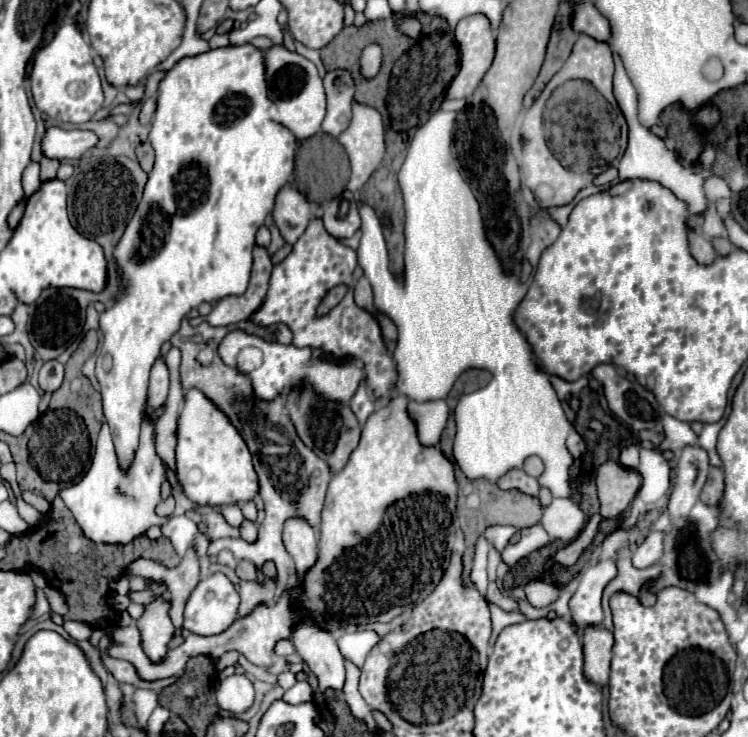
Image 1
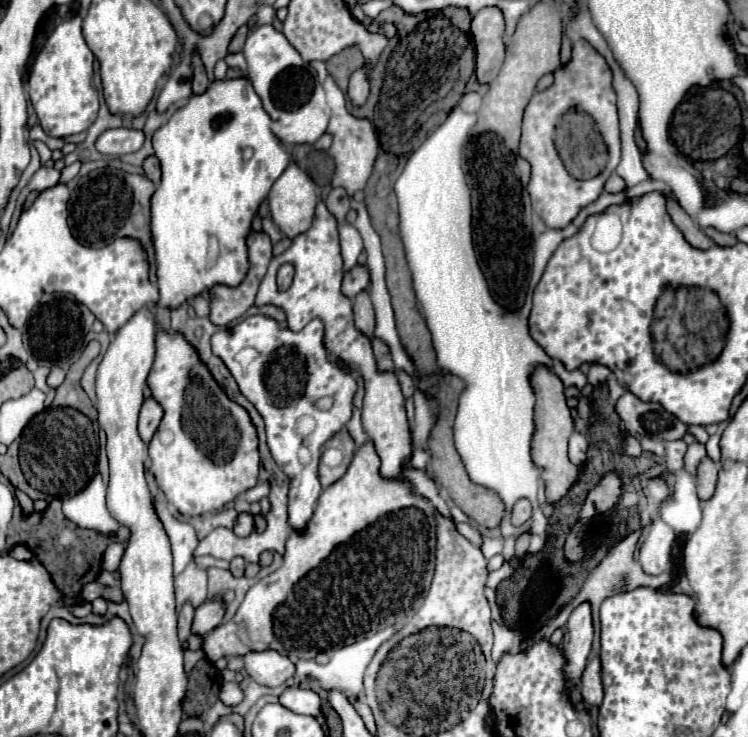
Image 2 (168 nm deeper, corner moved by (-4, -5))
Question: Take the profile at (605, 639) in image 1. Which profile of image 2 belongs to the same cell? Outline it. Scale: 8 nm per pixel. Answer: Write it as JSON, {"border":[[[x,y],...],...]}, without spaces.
{"border":[[[594,655],[580,679],[580,695],[586,705],[600,705],[604,697],[604,685],[602,685],[602,665],[600,657]]]}

